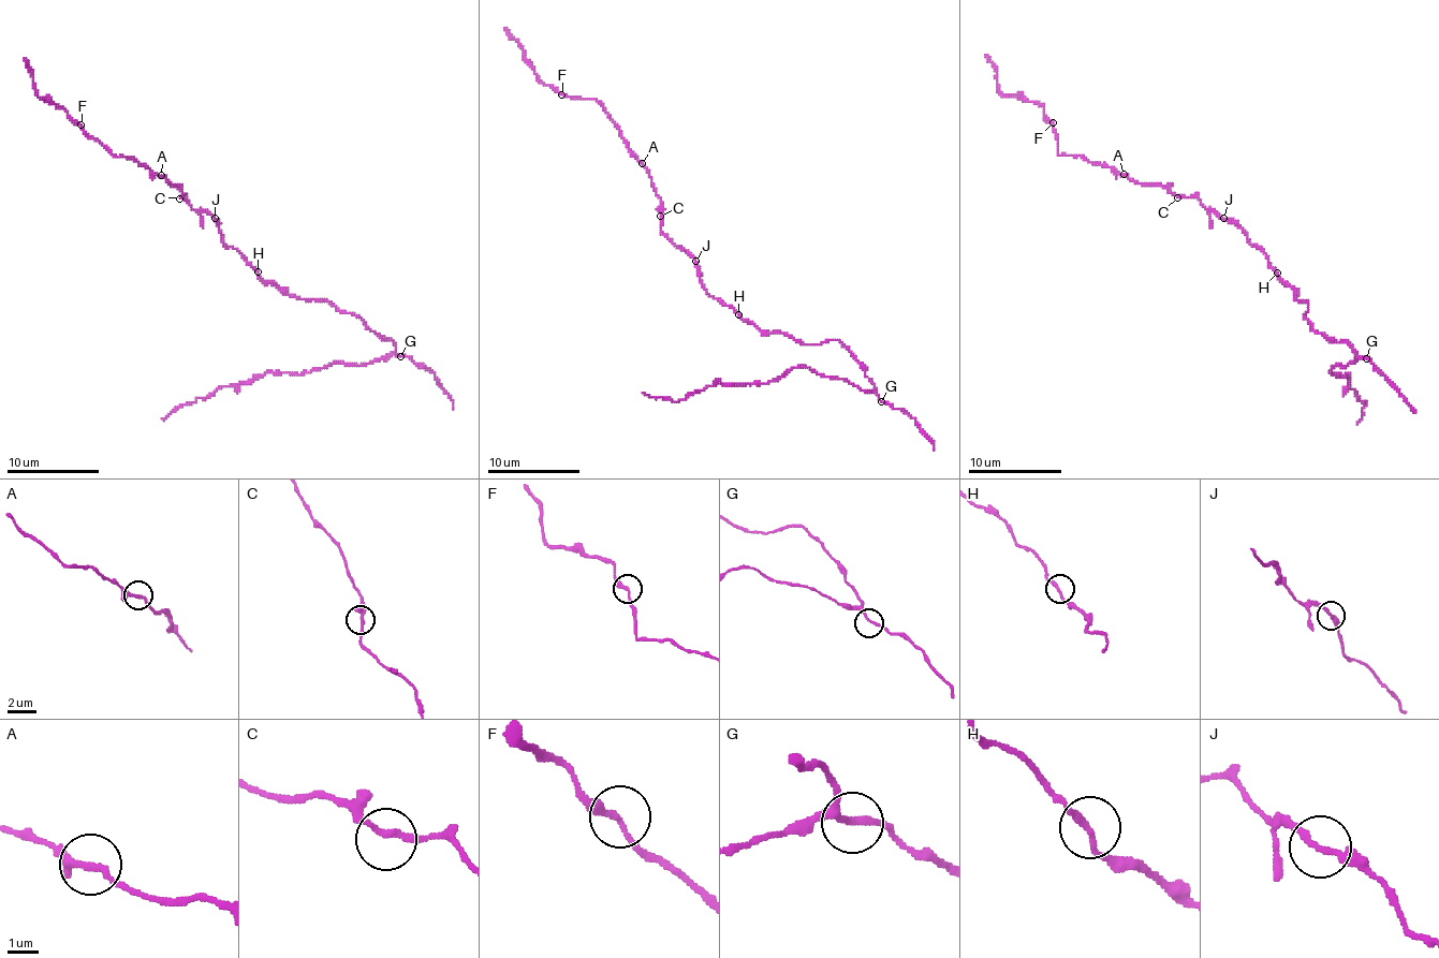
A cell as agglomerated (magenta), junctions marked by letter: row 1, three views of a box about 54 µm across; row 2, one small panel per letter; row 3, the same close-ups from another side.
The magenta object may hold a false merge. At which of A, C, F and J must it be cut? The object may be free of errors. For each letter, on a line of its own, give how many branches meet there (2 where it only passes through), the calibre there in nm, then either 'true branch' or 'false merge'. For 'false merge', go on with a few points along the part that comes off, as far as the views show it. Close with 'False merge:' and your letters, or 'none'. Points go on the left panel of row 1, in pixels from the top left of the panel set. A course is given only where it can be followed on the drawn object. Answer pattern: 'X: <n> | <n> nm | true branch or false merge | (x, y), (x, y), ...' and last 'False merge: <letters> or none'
A: 2 | 180 nm | true branch
C: 2 | 190 nm | true branch
F: 2 | 190 nm | true branch
J: 2 | 190 nm | true branch
False merge: none

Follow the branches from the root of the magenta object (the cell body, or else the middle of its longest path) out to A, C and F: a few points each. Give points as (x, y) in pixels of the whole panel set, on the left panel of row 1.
A: (255, 271), (223, 241), (219, 223), (207, 211), (195, 211), (179, 199), (182, 189), (161, 175)
C: (255, 271), (235, 249), (223, 241), (219, 223), (207, 211), (195, 211), (179, 199)
F: (255, 271), (223, 241), (207, 211), (179, 199), (179, 187), (132, 157), (111, 155), (81, 124)

